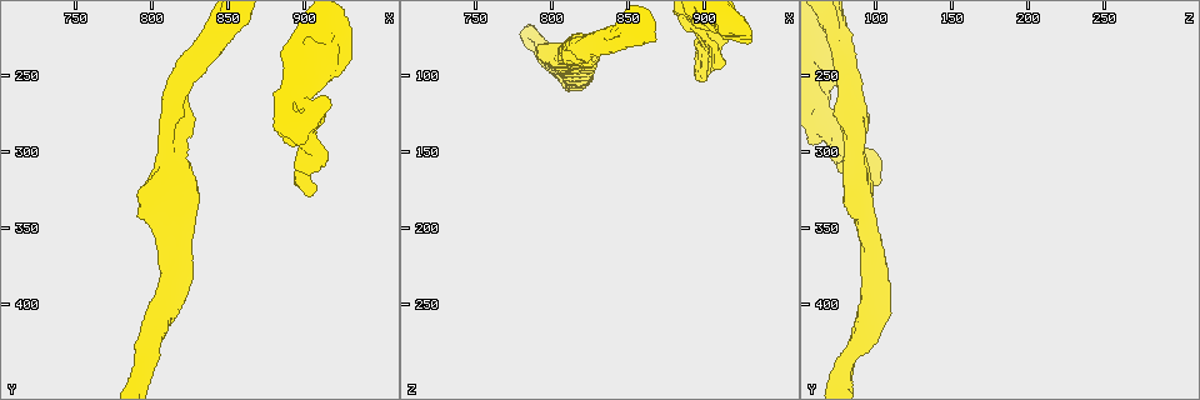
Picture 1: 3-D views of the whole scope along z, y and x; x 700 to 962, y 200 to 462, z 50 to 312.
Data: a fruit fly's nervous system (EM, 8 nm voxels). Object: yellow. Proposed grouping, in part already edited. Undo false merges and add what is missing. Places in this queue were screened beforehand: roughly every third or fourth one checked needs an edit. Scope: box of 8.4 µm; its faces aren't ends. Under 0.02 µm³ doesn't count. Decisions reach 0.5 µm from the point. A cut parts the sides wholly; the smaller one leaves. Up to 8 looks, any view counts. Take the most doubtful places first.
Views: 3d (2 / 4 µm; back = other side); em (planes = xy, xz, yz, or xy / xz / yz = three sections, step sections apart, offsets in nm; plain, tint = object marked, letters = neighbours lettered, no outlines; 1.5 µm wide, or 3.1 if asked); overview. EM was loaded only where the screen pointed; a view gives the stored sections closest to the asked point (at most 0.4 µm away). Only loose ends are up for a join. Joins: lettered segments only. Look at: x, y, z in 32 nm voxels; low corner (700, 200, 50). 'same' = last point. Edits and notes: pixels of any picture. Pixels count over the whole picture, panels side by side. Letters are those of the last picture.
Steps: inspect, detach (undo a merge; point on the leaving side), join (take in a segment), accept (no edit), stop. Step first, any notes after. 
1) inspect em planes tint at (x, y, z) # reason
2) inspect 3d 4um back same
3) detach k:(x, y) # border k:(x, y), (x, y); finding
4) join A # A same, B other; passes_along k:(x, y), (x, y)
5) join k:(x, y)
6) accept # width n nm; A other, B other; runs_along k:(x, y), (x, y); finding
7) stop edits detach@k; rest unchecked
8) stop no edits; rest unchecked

inspect em yz step 8 tint at (900, 316, 92) # sharp bend

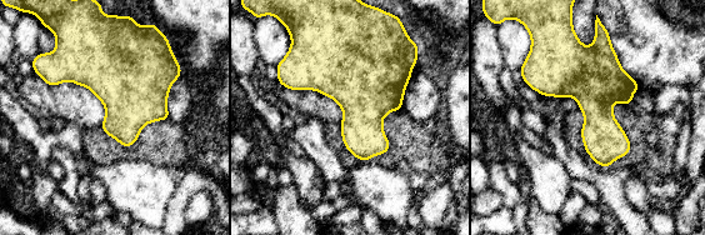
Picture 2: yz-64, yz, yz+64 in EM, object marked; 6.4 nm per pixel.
inspect em planes tint same # another direction

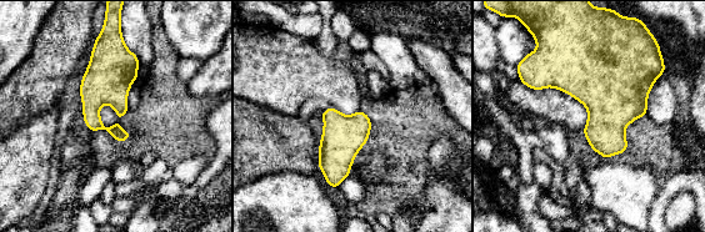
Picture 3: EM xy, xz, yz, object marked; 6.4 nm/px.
inspect em planes letters same

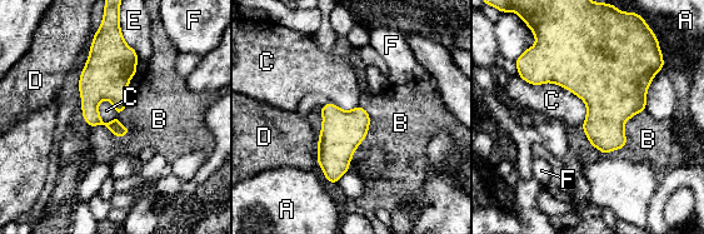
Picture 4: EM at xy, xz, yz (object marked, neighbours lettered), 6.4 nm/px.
accept # width 220 nm; A other, B other, C other, D other, E other, F other; border 4:(126, 105), (124, 135), (90, 128); continuous, no second cell

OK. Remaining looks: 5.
inspect 3d 2um at (930, 242, 76) # stops while still wide

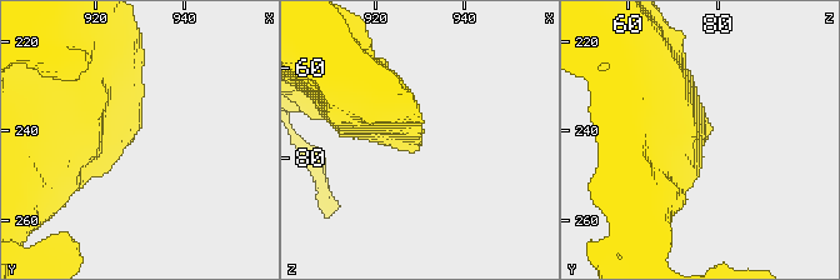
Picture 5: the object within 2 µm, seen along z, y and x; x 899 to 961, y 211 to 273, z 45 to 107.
inspect em planes tint at (929, 242, 78)

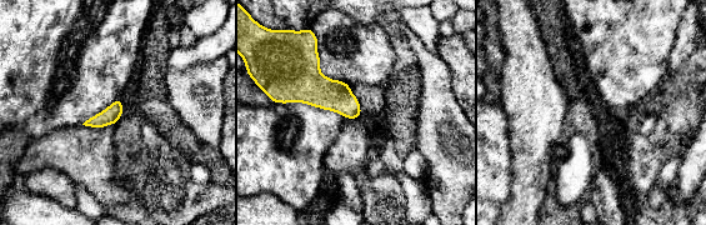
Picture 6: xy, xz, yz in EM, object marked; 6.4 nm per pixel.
inspect em planes letters same # see the neighbours

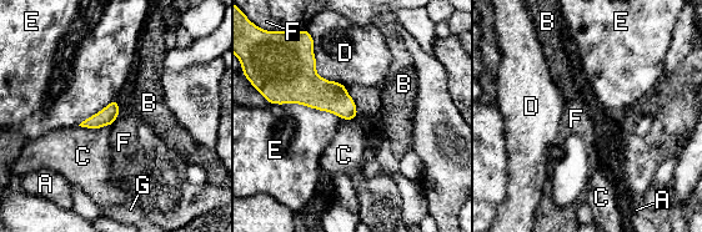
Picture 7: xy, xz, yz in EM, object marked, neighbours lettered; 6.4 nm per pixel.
accept # A other, B other, C other, D other, E other, F other, G other; border 7:(111, 124), (95, 129), (79, 126); no lettered segment goes on from it

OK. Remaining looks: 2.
inspect 3d 2um at (826, 284, 92) # stops while still wide

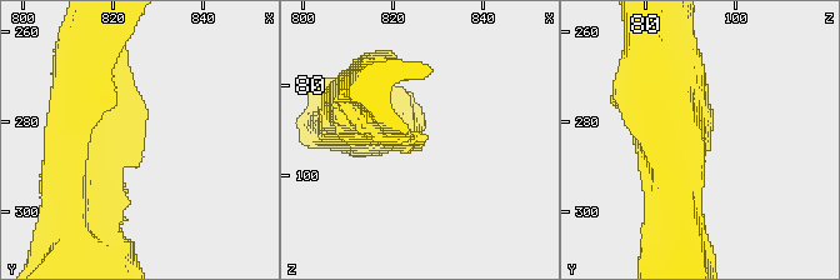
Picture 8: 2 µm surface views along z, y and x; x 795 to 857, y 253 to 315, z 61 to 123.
inspect em planes letters at (825, 286, 93)

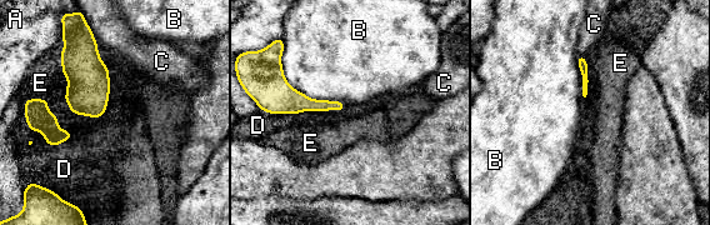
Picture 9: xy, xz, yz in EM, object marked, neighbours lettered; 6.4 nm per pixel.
accept # A other, B other, C other, D other, E other; border 9:(61, 69), (68, 83), (65, 101); none of them fits

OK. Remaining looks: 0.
stop no edits; rest unchecked

